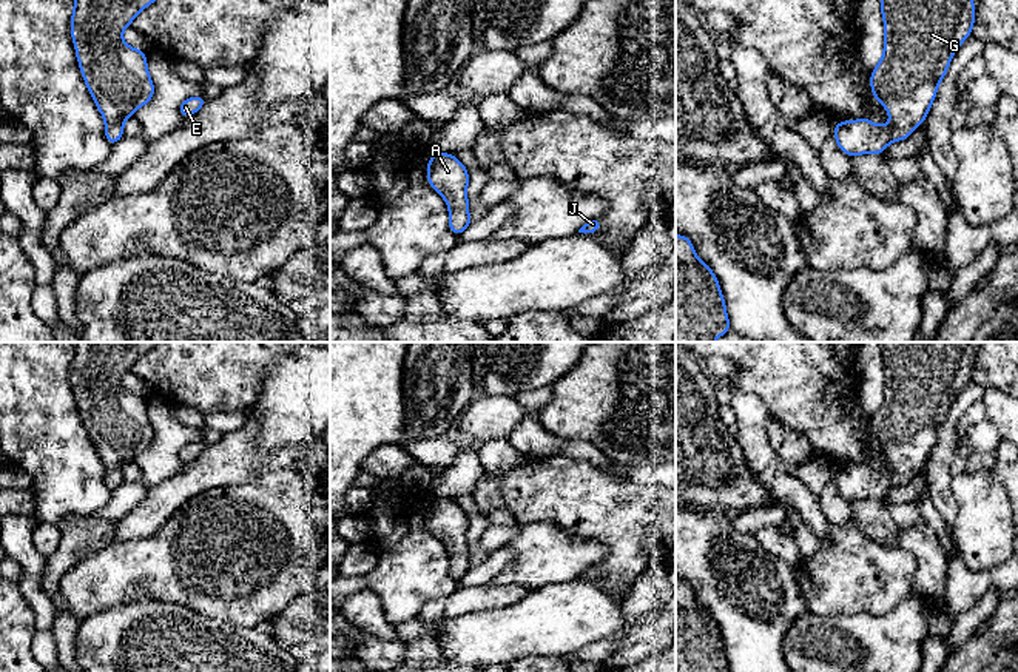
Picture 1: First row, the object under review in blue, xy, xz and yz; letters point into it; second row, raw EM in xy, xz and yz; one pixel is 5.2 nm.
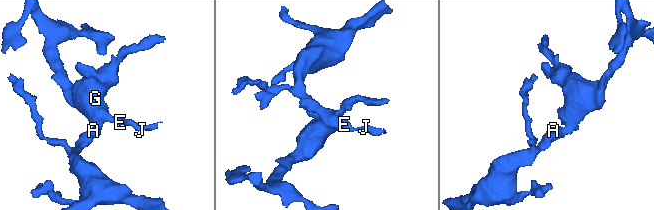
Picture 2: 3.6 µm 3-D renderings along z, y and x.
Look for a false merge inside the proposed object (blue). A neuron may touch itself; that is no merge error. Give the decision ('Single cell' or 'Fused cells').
Single cell

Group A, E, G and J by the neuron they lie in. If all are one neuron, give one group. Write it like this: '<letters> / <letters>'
A E G J

